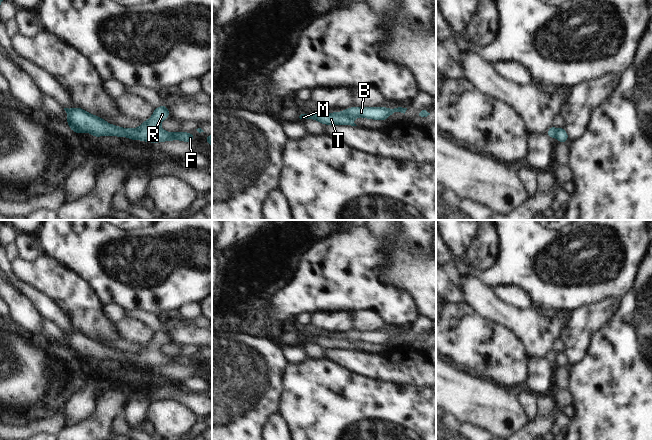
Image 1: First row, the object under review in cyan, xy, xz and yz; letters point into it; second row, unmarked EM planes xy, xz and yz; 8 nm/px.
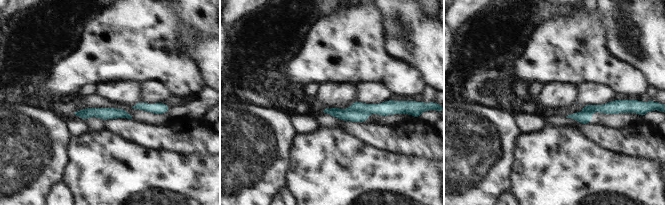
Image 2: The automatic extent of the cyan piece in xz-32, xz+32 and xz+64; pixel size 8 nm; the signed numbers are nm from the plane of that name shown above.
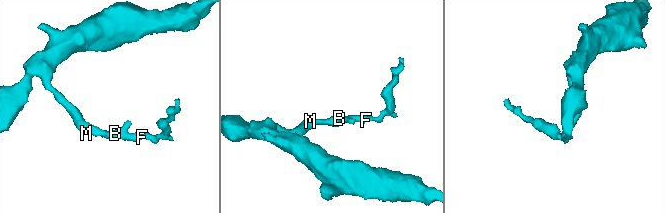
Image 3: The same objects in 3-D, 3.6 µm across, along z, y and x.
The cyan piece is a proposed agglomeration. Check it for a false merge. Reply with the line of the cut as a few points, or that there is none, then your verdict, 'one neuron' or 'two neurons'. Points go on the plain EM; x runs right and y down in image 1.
cut in xz along (341, 336), (353, 342); two neurons

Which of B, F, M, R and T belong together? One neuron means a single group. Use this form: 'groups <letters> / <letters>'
groups B F R / M T

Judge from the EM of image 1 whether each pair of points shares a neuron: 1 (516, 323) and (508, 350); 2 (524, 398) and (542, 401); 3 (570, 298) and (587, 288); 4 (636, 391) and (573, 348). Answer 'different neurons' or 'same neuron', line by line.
1: different neurons
2: different neurons
3: same neuron
4: different neurons

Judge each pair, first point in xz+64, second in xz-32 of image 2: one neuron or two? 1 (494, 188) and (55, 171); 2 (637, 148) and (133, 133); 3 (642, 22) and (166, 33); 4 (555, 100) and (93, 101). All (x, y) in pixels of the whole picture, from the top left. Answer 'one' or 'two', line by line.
1: one
2: one
3: two
4: two

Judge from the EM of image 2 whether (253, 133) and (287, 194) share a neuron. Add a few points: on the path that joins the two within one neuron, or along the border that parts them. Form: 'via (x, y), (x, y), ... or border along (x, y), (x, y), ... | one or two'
border along (287, 185), (277, 194) | two

